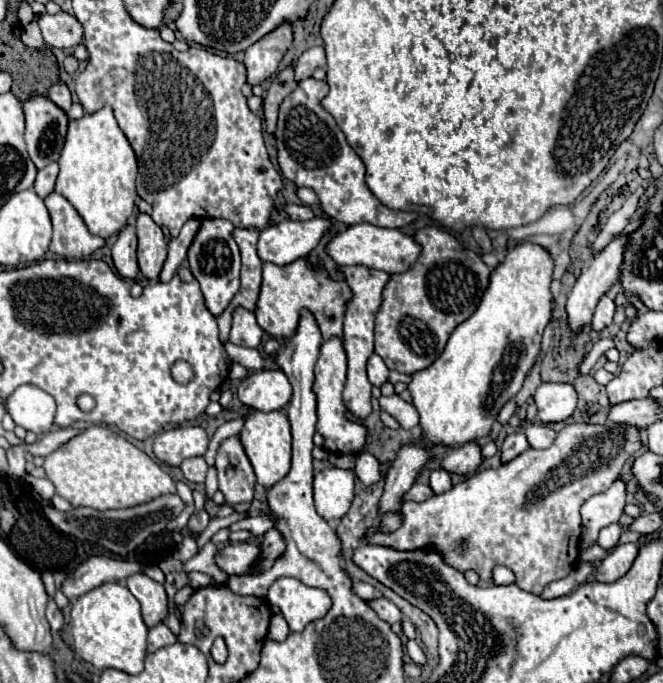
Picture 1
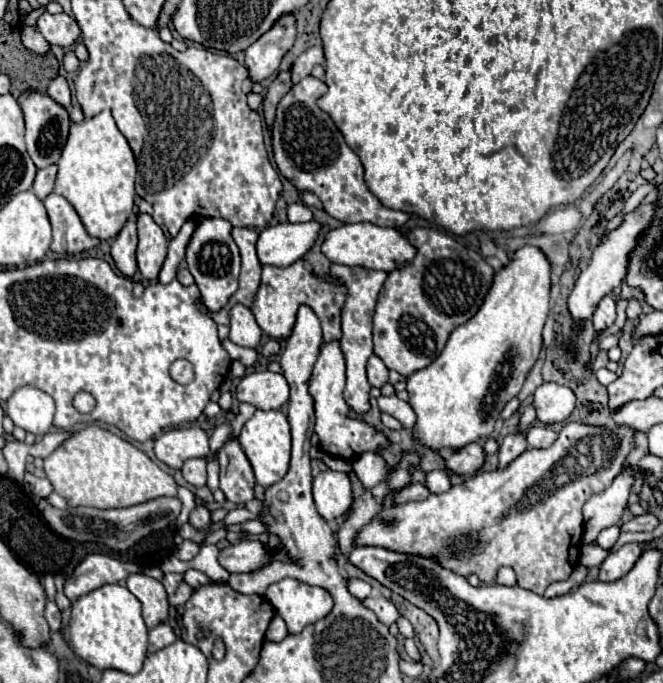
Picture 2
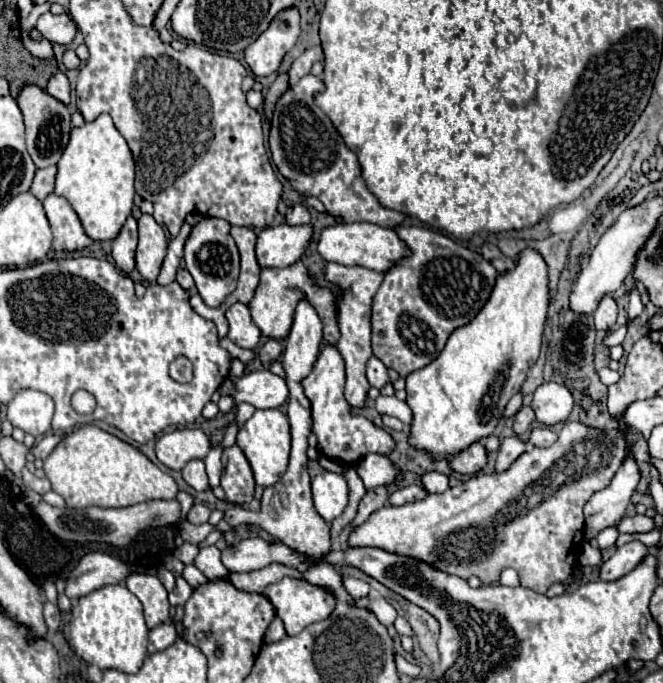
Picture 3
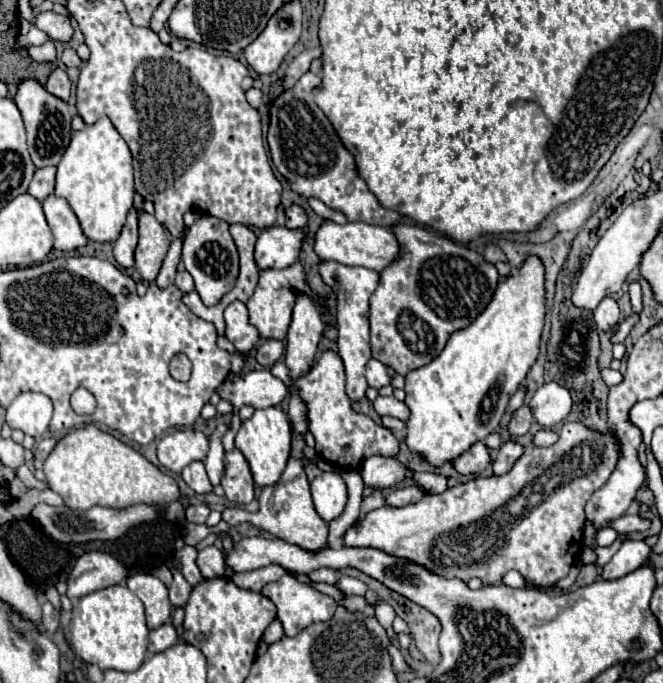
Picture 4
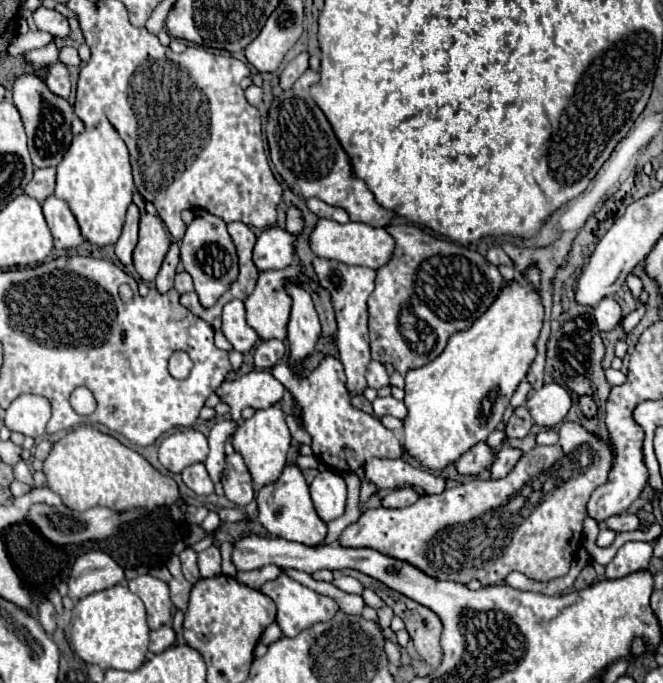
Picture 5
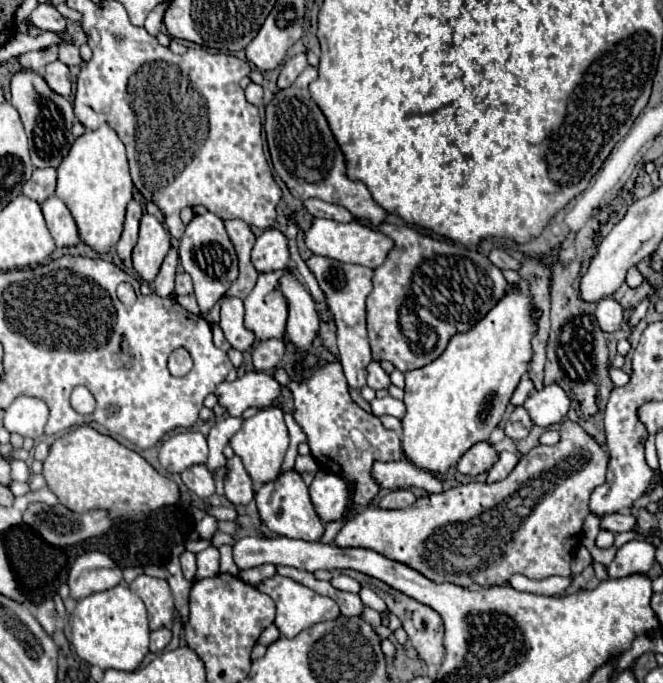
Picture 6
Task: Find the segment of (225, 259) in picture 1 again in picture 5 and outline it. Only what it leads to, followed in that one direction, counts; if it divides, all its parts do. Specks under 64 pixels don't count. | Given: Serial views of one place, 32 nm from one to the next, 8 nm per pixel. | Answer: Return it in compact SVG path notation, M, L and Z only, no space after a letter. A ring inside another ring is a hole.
M208 212L196 216L192 224L188 224L186 234L180 240L180 260L184 270L192 276L194 290L204 308L214 306L216 300L222 296L222 292L230 288L232 280L238 274L238 256L232 238L226 232L226 222Z

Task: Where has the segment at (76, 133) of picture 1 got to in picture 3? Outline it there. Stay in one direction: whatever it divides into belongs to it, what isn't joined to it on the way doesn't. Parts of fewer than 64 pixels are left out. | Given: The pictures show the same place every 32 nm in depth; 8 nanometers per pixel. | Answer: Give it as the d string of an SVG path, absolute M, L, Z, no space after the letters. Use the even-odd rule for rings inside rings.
M108 114L98 116L94 122L86 122L82 128L72 128L70 142L58 162L58 174L56 174L56 190L58 196L64 196L74 212L78 214L86 234L92 240L114 240L120 234L120 228L124 226L126 218L132 212L132 200L134 200L134 158L132 152L122 138L122 134L116 130L112 118Z

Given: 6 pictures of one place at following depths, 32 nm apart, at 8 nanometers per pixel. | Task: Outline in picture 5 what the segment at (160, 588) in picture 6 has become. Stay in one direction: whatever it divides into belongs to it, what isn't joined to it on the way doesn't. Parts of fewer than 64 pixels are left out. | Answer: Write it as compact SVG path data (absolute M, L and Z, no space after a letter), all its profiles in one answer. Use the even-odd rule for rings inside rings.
M144 574L130 580L128 588L142 598L148 612L148 626L152 630L158 630L160 626L172 622L172 600L166 582Z

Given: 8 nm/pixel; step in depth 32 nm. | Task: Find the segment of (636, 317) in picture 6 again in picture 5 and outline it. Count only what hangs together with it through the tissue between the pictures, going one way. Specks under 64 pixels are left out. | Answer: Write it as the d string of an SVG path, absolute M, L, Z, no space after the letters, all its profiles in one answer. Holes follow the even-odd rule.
M641 304L636 310L627 315L621 322L624 333L627 336L633 328L640 322L646 312L645 304Z

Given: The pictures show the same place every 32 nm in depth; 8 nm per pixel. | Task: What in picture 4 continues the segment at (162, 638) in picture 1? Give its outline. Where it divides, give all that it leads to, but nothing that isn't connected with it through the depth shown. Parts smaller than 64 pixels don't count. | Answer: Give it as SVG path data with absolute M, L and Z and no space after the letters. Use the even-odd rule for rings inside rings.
M164 624L164 626L156 628L156 630L150 630L150 646L148 646L148 650L150 652L162 652L162 650L174 646L176 642L178 642L178 638L176 638L174 626Z

